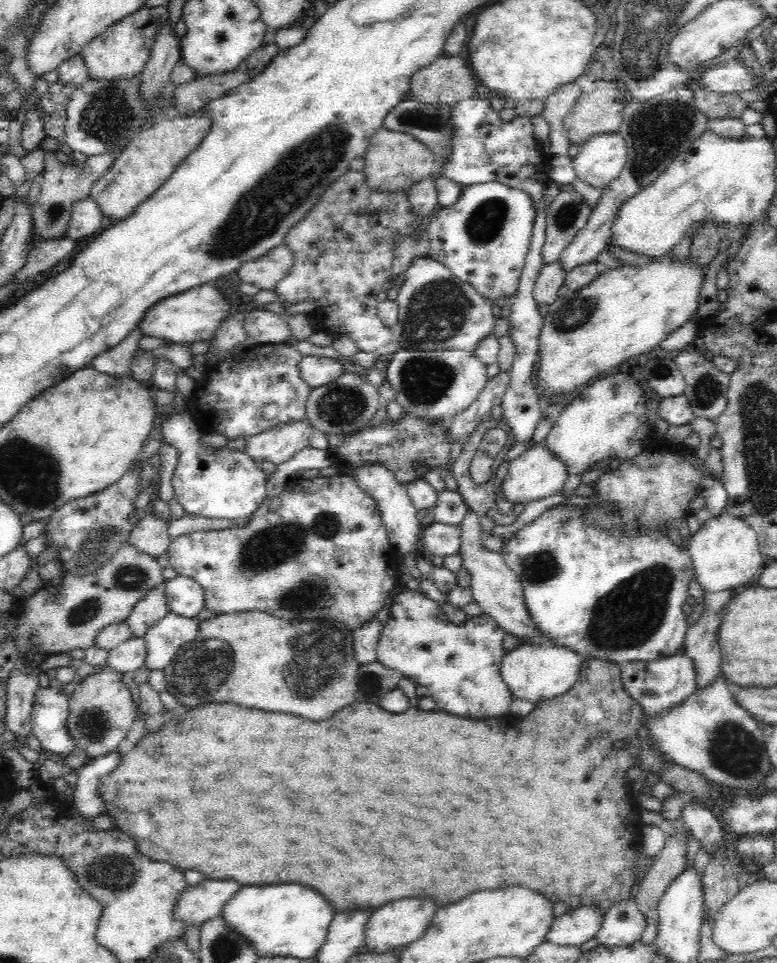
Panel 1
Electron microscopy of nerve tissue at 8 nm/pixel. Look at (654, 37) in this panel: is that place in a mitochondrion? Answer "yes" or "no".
yes

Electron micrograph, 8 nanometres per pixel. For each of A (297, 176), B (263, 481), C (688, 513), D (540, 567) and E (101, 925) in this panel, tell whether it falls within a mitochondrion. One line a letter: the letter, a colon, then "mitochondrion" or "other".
A: mitochondrion
B: other
C: other
D: mitochondrion
E: other

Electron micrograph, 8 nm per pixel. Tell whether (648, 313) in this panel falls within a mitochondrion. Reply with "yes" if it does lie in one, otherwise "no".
no

